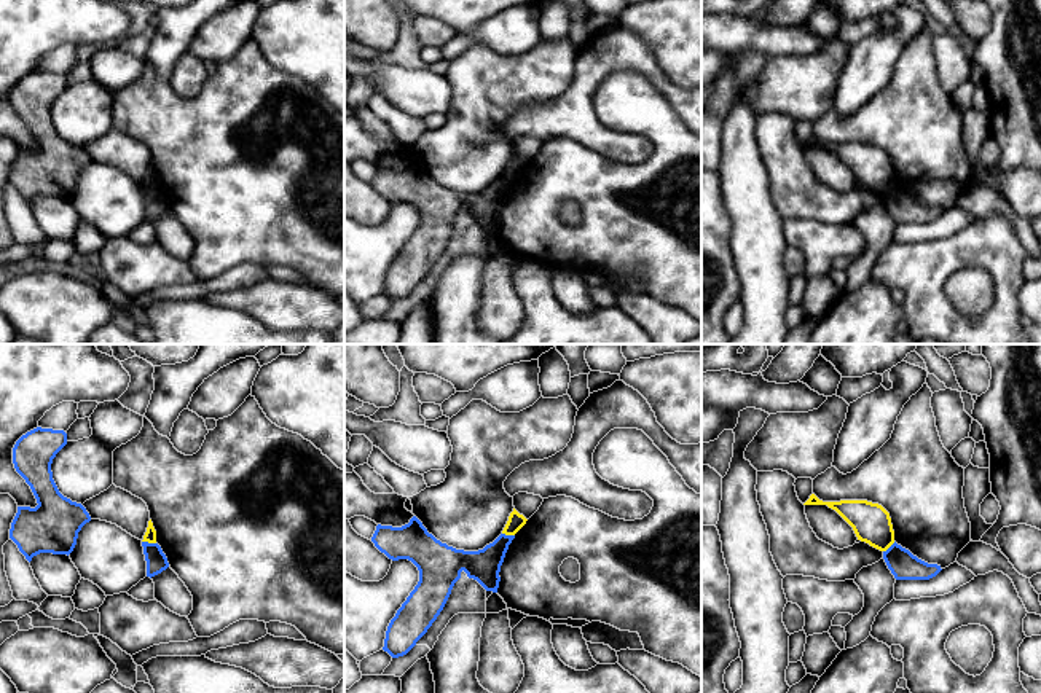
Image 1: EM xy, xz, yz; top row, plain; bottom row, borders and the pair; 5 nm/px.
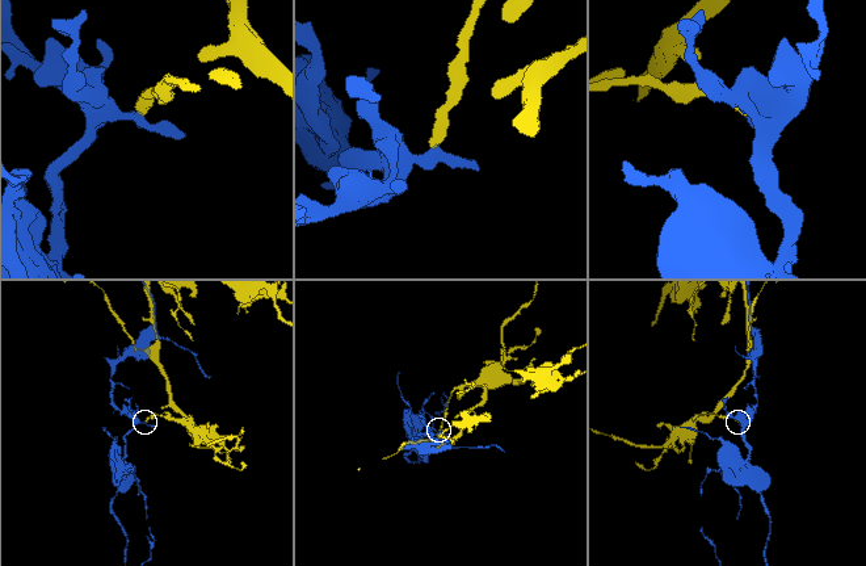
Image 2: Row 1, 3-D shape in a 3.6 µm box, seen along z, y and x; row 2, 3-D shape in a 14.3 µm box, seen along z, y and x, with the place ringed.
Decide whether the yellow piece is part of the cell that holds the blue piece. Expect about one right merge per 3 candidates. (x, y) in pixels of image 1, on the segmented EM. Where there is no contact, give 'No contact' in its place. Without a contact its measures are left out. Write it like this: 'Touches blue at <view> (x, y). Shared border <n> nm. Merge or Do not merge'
Touches blue at xy (147, 542). Shared border 70 nm. Do not merge

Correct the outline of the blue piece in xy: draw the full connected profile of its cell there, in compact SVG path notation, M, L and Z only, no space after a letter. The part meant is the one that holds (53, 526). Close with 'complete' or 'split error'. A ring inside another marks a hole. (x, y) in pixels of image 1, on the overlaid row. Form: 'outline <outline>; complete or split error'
outline M37 427L22 435L13 448L16 472L30 486L37 507L18 507L10 538L30 562L40 553L70 554L78 532L91 521L81 503L64 497L51 472L56 454L67 444L64 430Z; complete

